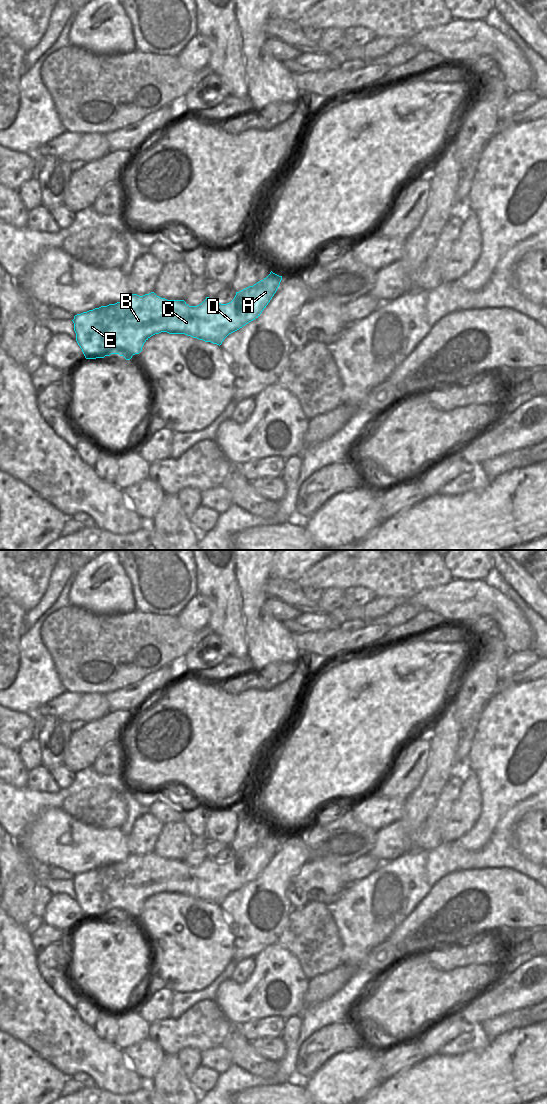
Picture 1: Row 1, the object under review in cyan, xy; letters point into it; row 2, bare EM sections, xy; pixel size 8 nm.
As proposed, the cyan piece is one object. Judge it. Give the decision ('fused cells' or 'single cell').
single cell

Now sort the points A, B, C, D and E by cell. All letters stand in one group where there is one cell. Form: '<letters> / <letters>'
A B C D E

